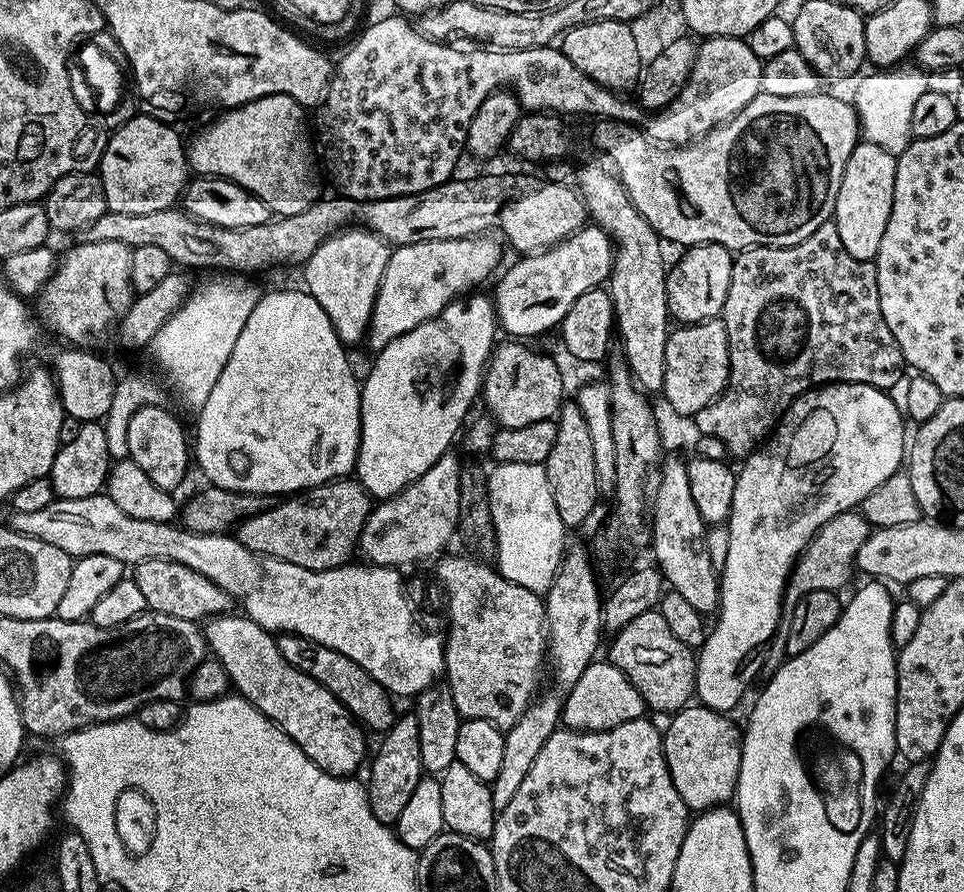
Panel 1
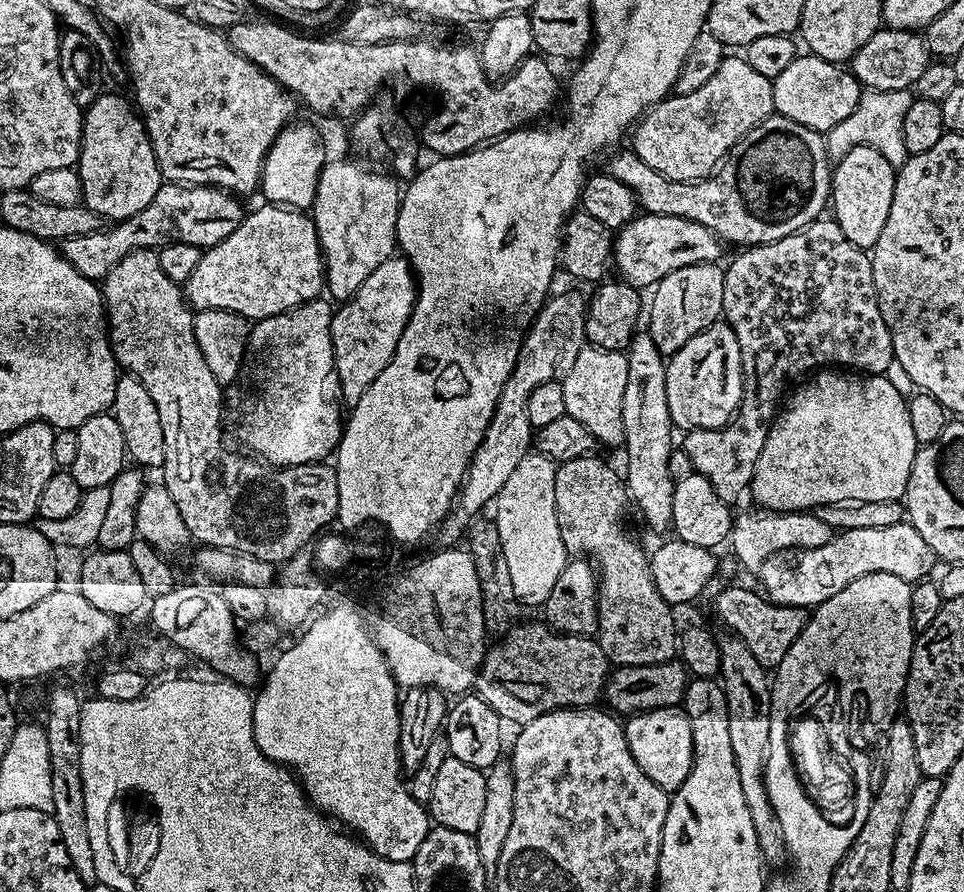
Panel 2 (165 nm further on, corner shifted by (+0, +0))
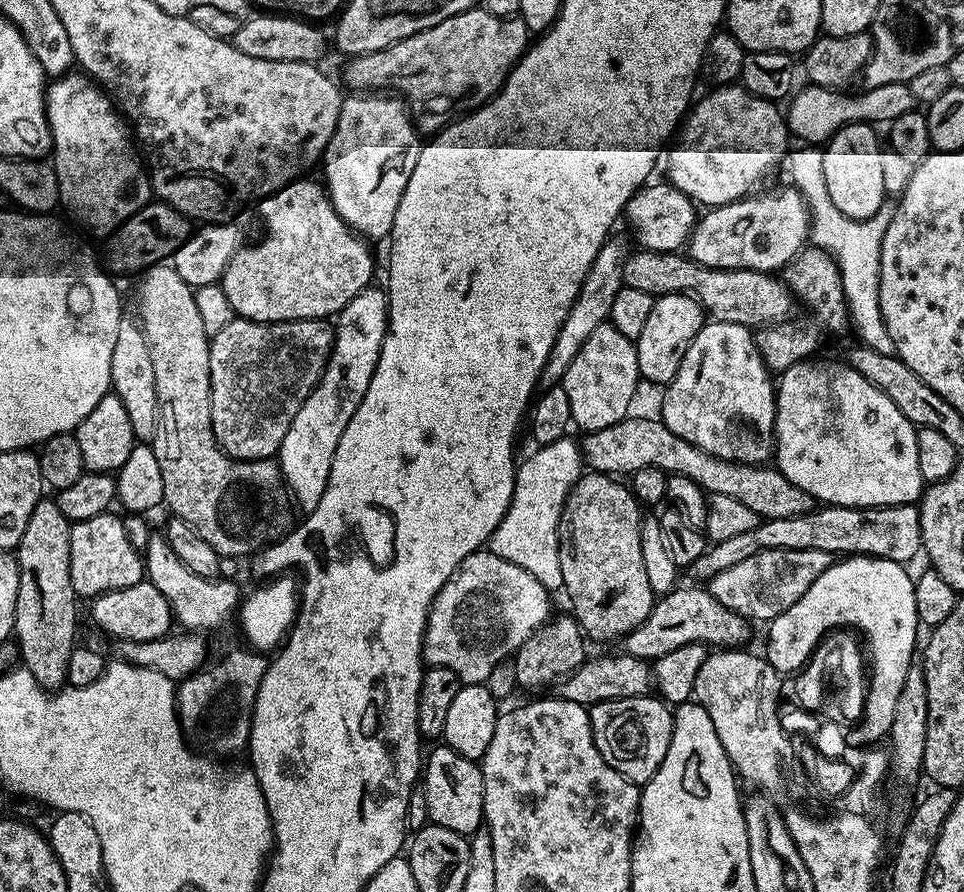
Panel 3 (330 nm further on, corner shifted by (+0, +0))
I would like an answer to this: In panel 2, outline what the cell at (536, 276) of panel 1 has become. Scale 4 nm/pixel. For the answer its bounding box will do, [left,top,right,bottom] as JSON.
[611,212,722,290]

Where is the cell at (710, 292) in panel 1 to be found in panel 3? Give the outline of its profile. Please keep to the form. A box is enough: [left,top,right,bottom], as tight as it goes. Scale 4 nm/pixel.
[635,292,706,386]

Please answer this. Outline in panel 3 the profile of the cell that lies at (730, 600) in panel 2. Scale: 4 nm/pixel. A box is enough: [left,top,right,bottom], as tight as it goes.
[622,586,749,662]

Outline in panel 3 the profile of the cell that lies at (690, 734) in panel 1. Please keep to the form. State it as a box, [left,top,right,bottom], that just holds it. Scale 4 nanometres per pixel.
[588,694,673,786]

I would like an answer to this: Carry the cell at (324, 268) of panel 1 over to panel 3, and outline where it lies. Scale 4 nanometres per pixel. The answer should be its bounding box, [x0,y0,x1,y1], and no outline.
[322,94,422,242]

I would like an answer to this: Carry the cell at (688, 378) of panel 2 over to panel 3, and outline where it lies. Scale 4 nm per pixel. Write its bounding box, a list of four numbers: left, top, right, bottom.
[659,320,776,464]

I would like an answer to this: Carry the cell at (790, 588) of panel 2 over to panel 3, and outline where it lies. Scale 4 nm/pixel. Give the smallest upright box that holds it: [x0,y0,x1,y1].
[707,550,834,622]

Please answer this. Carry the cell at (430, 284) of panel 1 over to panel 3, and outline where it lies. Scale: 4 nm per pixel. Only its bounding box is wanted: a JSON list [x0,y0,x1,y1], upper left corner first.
[278,286,388,513]

